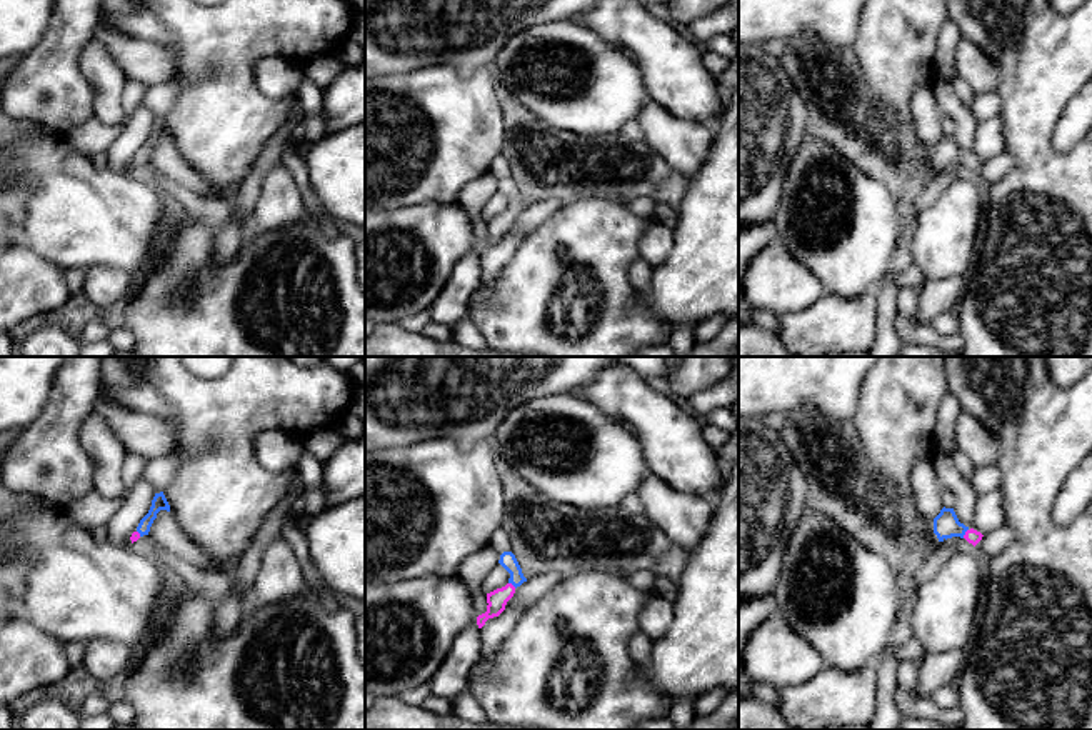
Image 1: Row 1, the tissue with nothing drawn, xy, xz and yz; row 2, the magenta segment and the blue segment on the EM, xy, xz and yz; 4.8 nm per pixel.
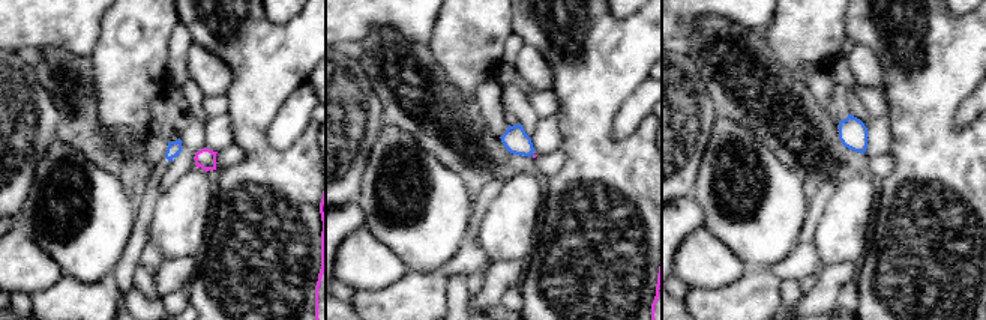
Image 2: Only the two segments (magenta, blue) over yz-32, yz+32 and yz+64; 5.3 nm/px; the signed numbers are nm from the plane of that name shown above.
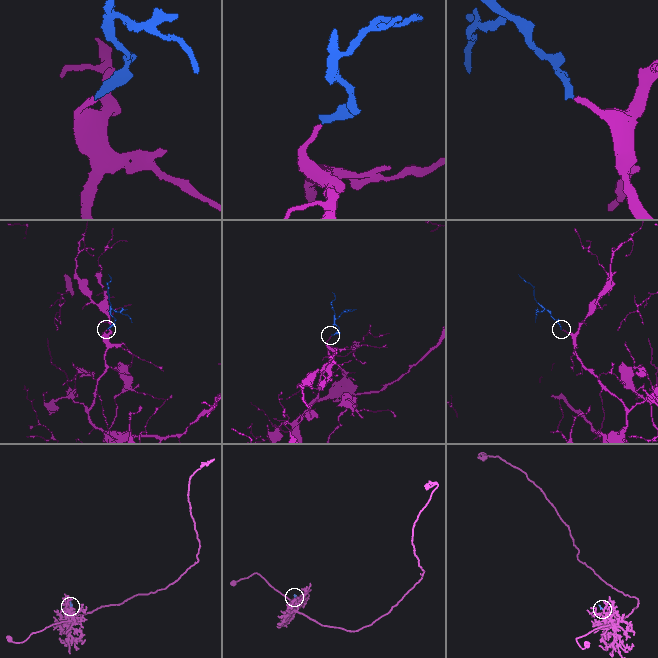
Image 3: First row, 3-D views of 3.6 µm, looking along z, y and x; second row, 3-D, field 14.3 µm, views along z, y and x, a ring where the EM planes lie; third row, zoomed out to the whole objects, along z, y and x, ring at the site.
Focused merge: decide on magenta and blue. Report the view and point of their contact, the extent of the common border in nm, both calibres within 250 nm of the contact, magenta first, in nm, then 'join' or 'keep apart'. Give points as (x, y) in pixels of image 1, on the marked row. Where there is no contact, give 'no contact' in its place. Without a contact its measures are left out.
contact yz (966, 534); length 50 nm; calibres 70 and 130 nm; join

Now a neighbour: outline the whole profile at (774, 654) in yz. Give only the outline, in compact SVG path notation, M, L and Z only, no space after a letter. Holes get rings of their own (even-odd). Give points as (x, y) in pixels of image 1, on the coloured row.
M772 615L747 640L744 678L784 688L800 685L825 668L822 657L787 622Z

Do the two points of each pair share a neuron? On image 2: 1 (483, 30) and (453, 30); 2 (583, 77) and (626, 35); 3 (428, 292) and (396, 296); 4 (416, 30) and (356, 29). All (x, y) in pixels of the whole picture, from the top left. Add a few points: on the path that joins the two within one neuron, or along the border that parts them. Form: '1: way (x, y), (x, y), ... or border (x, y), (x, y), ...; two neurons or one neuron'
1: way (476, 30), (461, 30); one neuron
2: way (593, 68), (616, 45); one neuron
3: way (420, 296), (404, 296); one neuron
4: way (401, 18), (371, 18); one neuron

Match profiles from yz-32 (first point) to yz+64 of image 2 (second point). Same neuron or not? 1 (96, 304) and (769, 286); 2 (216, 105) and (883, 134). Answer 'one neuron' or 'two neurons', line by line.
1: one neuron
2: two neurons

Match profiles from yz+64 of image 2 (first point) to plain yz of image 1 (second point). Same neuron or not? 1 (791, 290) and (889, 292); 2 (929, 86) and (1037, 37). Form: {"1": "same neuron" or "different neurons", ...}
{"1": "same neuron", "2": "same neuron"}

